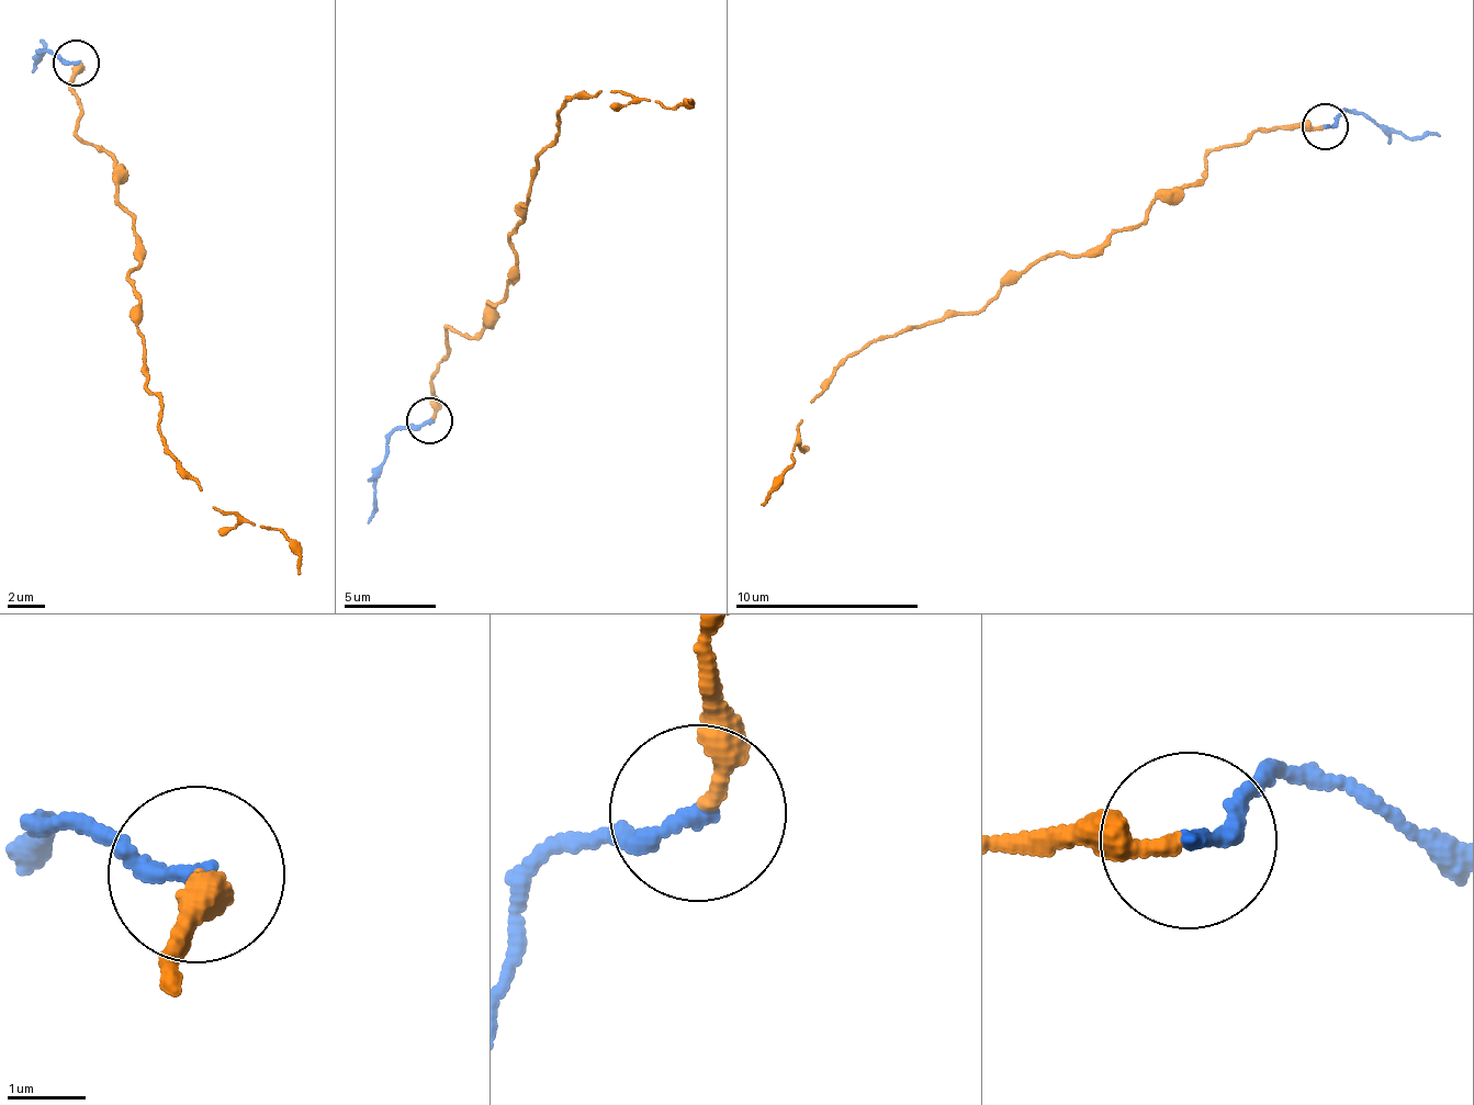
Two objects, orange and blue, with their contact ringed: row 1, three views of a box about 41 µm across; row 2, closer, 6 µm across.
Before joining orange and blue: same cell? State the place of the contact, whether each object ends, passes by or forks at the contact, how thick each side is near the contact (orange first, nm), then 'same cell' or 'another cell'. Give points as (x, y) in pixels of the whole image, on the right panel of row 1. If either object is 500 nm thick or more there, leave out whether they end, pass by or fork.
place (1325, 126); orange ends; blue ends; calibres 280 and 240 nm; same cell

